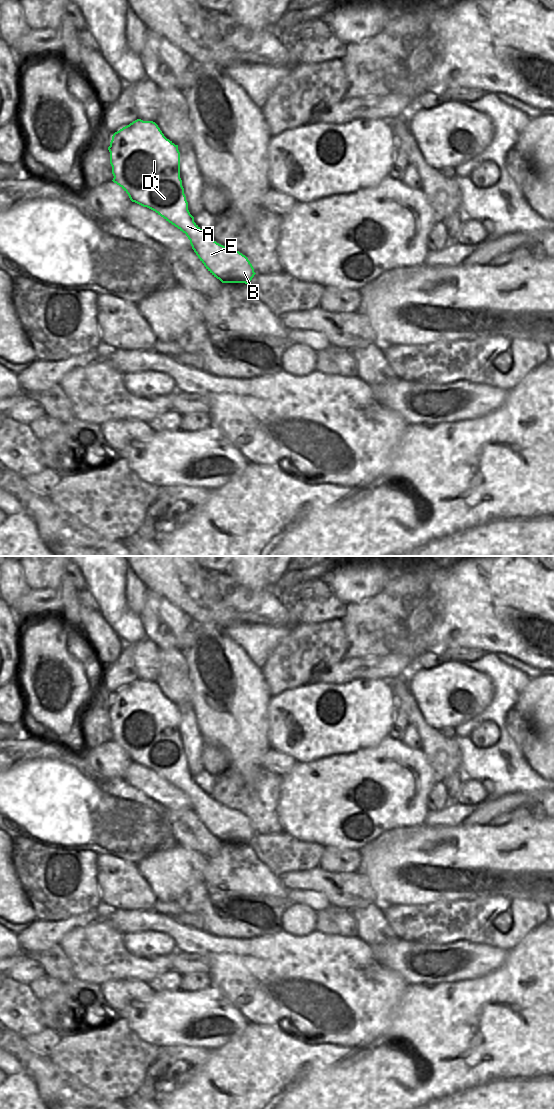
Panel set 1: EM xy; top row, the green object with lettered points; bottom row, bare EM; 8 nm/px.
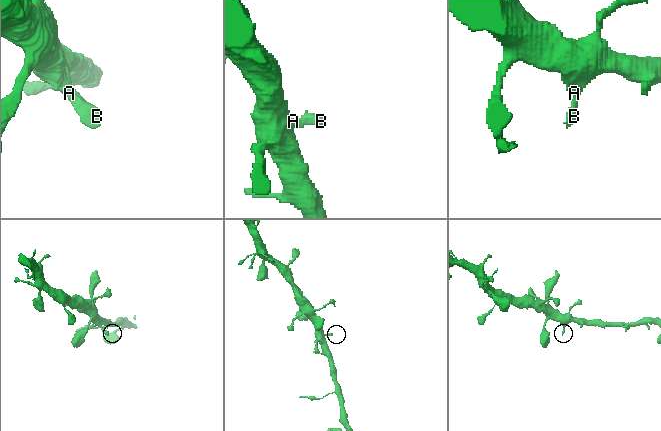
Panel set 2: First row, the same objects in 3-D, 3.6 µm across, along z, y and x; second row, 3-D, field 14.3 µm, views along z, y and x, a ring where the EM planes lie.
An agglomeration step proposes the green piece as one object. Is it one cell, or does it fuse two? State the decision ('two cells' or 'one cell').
one cell

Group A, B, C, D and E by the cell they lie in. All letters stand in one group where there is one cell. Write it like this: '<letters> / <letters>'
A B C D E

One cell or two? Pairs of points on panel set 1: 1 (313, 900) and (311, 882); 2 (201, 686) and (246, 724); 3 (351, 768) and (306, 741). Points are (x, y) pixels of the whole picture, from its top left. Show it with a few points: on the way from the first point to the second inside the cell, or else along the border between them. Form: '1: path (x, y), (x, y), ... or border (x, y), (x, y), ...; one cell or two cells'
1: border (289, 888), (316, 890), (321, 892), (330, 904); two cells
2: path (204, 700), (221, 713), (232, 714); one cell
3: border (354, 752), (325, 756), (309, 762); two cells

